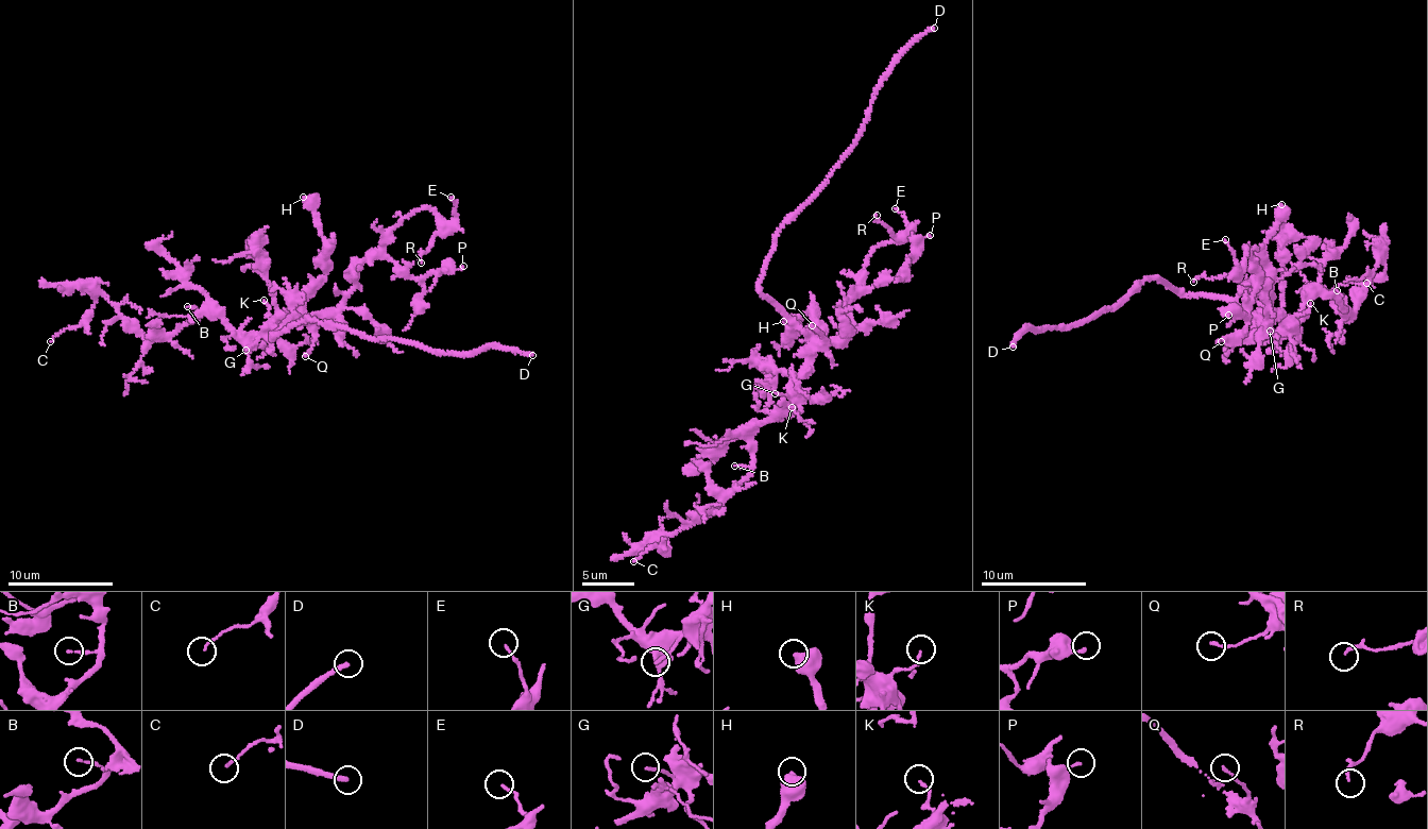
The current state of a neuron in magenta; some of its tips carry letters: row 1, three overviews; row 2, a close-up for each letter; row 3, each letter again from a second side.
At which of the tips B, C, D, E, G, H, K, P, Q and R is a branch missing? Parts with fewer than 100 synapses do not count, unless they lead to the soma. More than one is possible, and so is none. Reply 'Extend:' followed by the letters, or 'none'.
Extend: D

